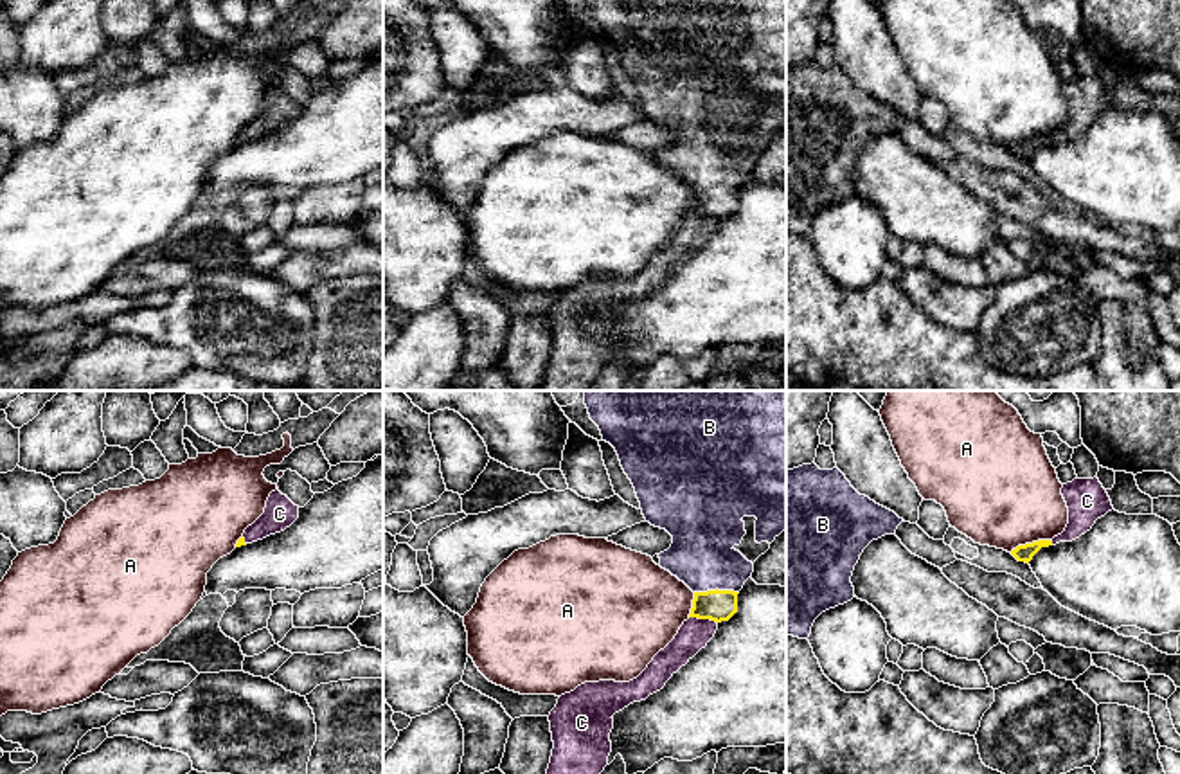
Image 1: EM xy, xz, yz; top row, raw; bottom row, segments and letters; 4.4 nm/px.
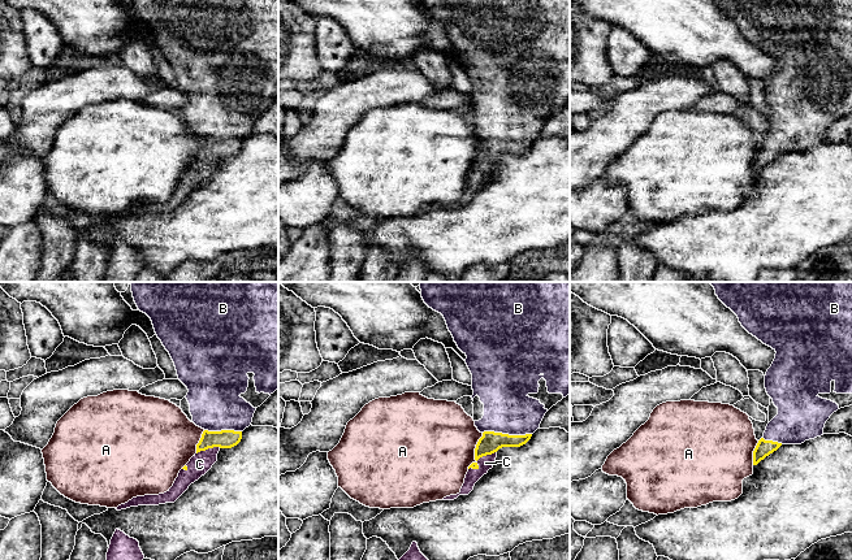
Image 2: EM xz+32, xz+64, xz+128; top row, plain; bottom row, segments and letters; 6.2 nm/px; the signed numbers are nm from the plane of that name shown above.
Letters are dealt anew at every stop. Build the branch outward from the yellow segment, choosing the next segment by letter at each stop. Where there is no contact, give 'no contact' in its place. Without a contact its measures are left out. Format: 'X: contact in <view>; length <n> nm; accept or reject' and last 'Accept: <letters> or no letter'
A: contact in yz; length 200 nm; reject
B: contact in xz; length 200 nm; accept
C: contact in xz; length 130 nm; accept
Accept: B, C

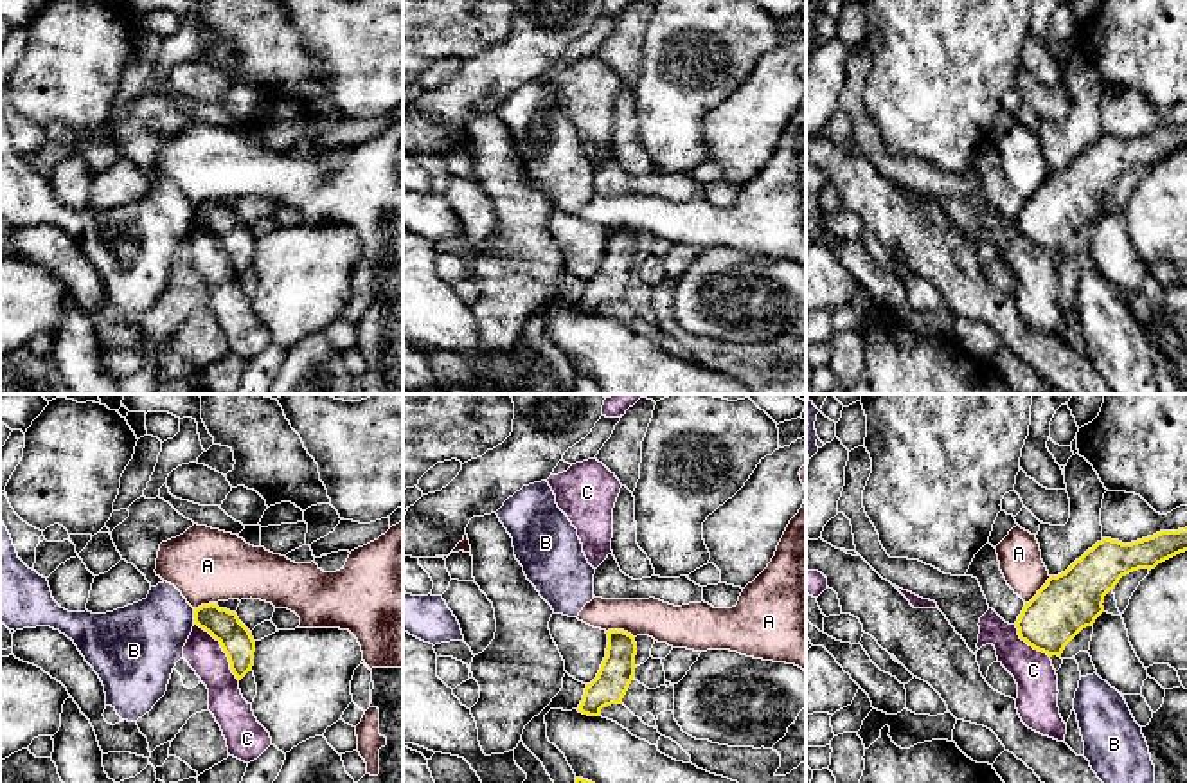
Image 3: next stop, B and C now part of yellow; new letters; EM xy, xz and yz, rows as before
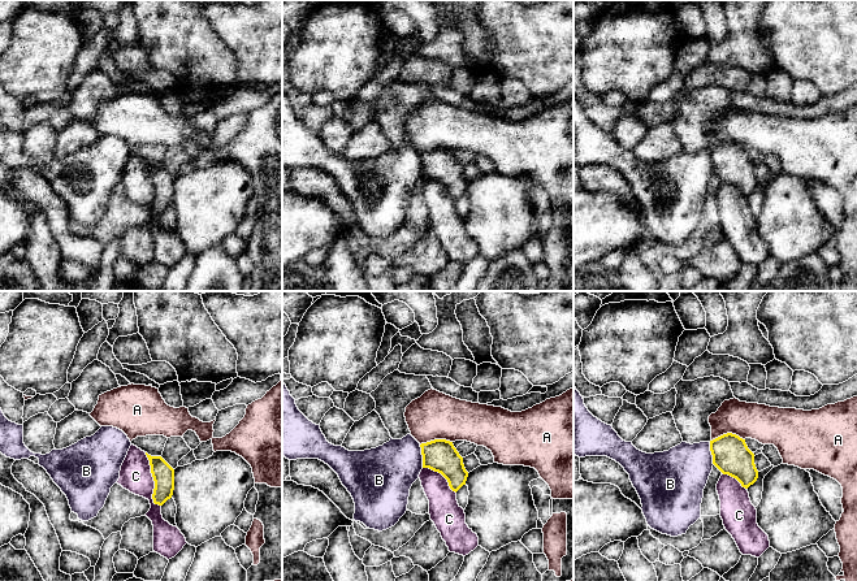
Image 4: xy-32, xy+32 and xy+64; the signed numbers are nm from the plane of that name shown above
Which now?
A: contact in yz; length 170 nm; reject
B: contact in xy; length 60 nm; reject
C: contact in xy; length 340 nm; reject
Accept: no letter

